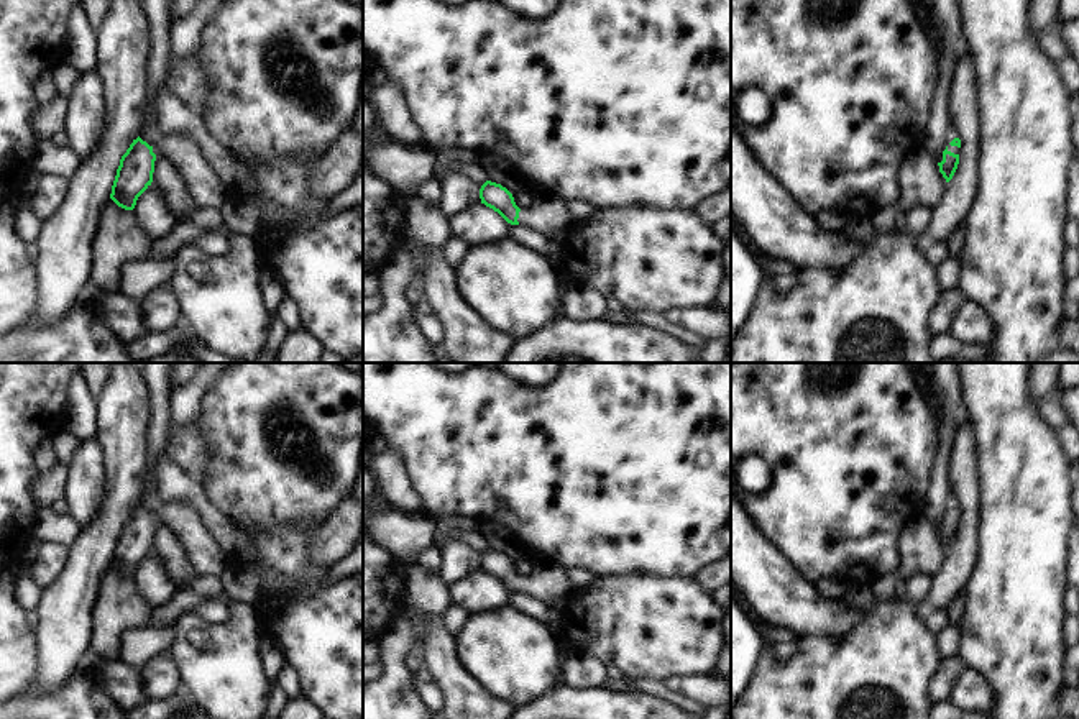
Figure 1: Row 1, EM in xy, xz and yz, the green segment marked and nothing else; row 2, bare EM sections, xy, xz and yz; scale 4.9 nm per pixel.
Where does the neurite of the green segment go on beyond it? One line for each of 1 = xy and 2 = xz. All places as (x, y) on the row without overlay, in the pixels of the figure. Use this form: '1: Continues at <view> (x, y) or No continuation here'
1: Continues at xy (204, 557)
2: Continues at xz (546, 583)

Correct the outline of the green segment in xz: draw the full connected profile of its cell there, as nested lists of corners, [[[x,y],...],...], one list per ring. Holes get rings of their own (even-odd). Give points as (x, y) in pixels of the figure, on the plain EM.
[[[486,548],[480,556],[481,571],[498,579],[511,593],[530,594],[547,606],[570,591],[565,570],[557,566],[534,566],[527,576],[519,576],[512,561],[501,552]]]

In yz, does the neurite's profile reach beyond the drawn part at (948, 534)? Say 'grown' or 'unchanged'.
grown

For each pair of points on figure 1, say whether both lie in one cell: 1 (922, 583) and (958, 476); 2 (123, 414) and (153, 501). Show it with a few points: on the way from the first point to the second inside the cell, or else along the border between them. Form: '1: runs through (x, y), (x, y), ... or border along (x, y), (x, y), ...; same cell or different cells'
1: border along (933, 580), (930, 595), (917, 608); different cells
2: border along (145, 435), (145, 476), (138, 503); different cells

